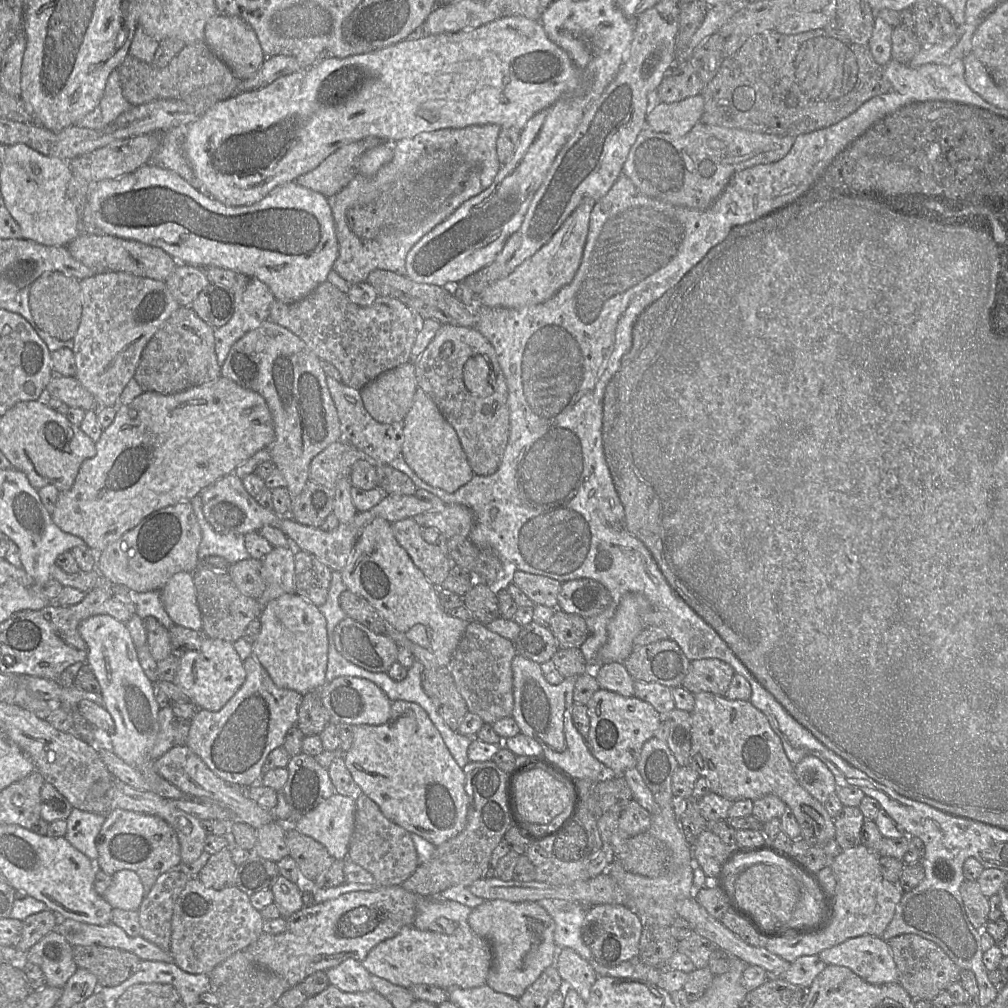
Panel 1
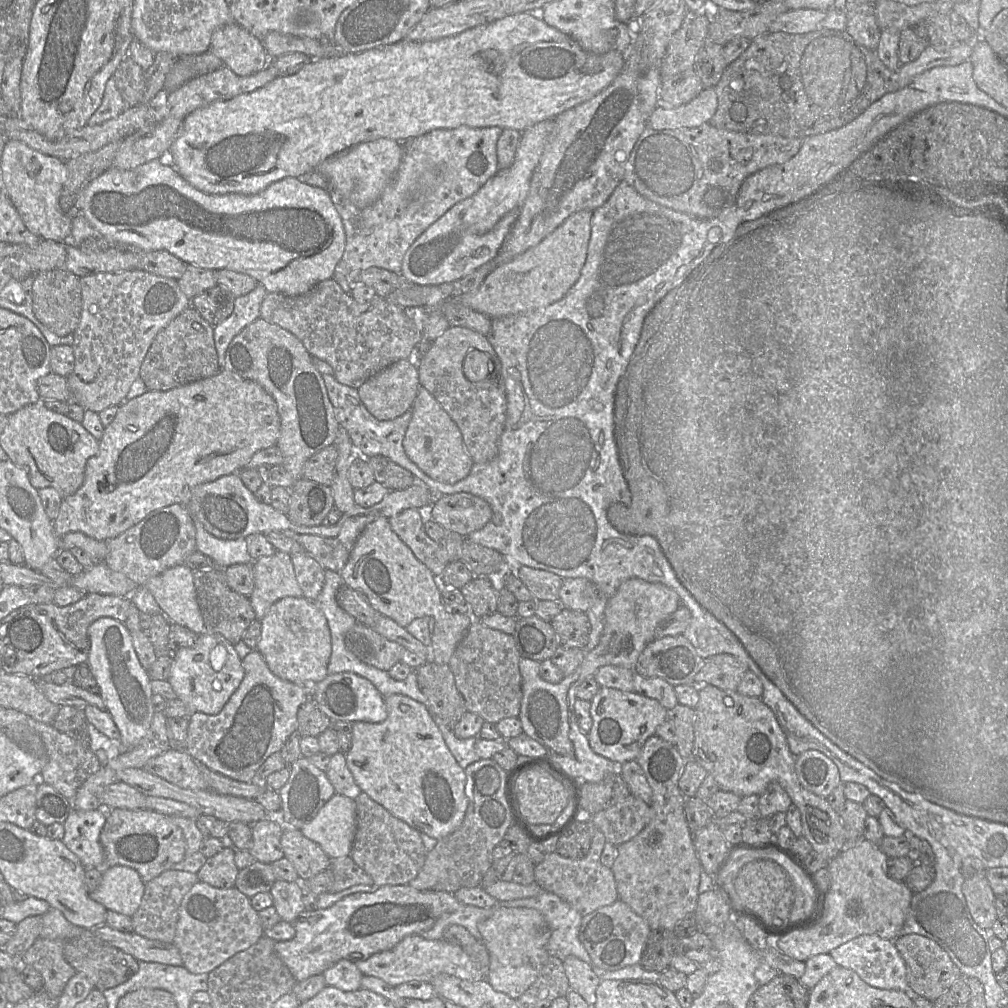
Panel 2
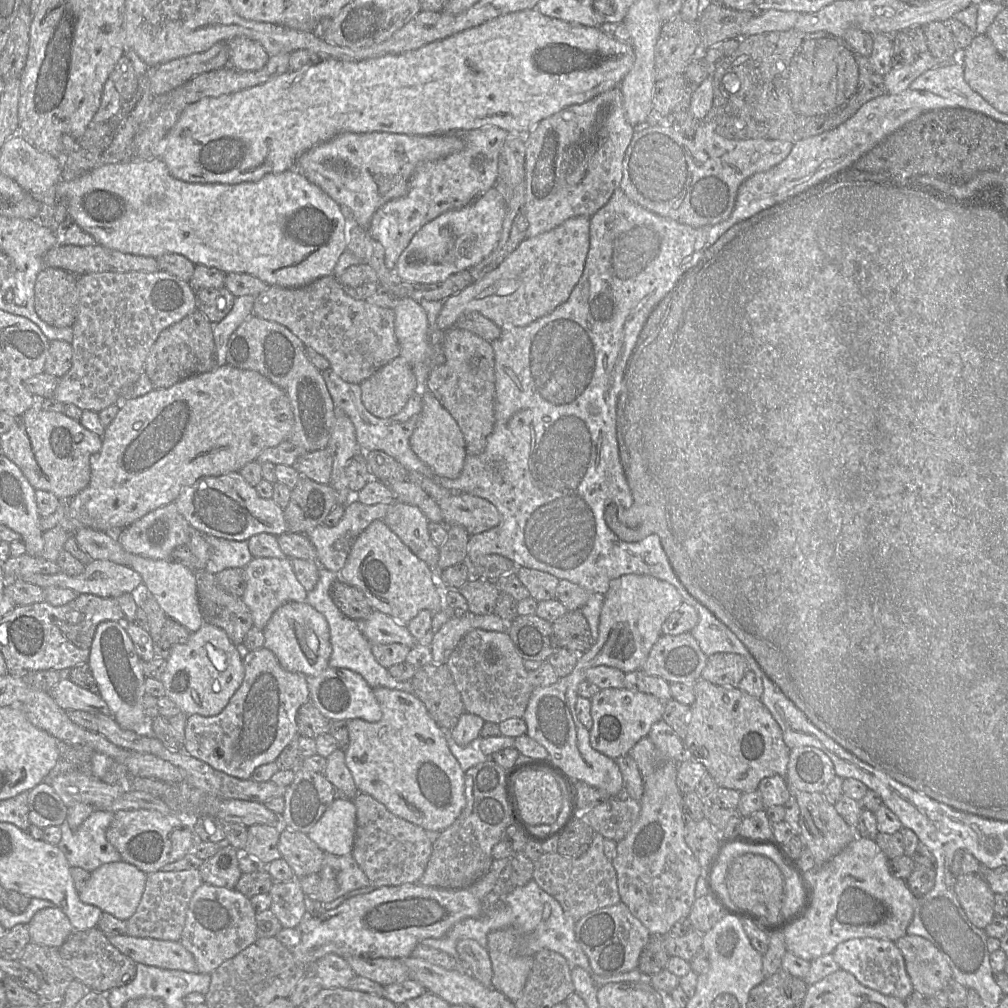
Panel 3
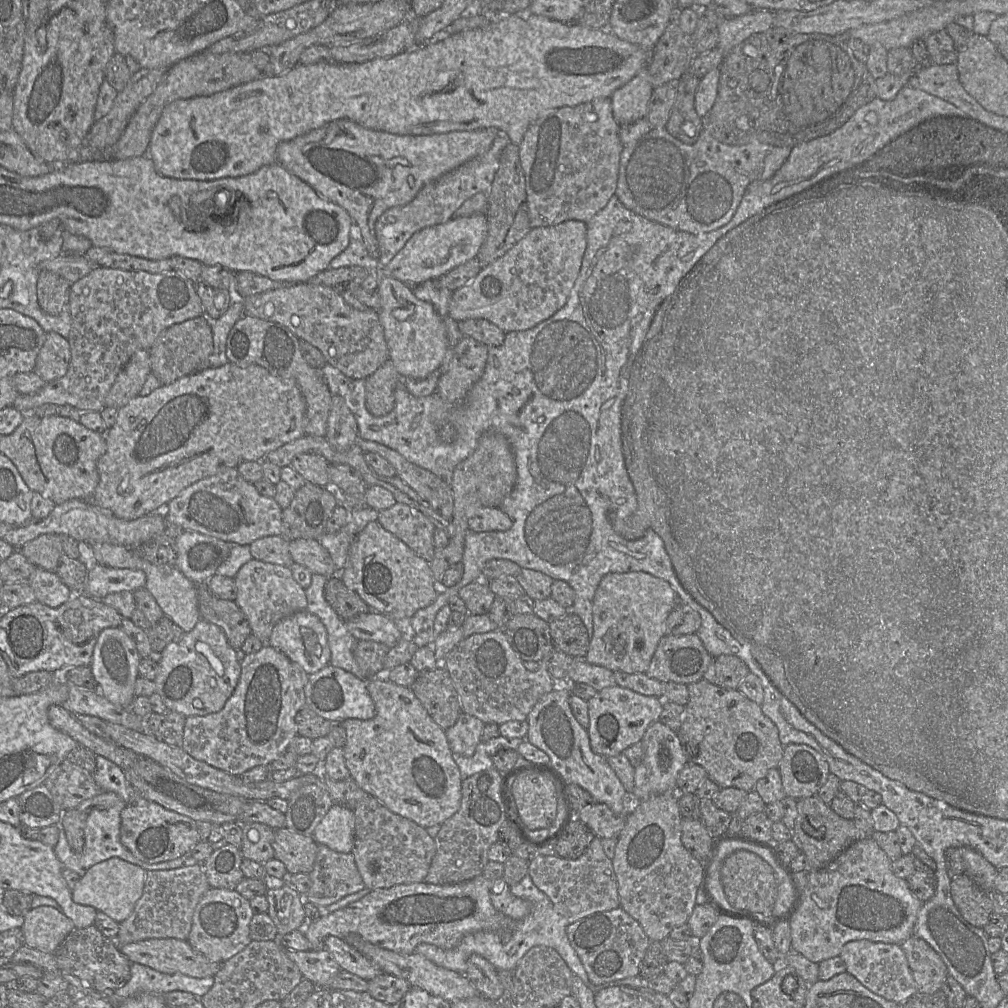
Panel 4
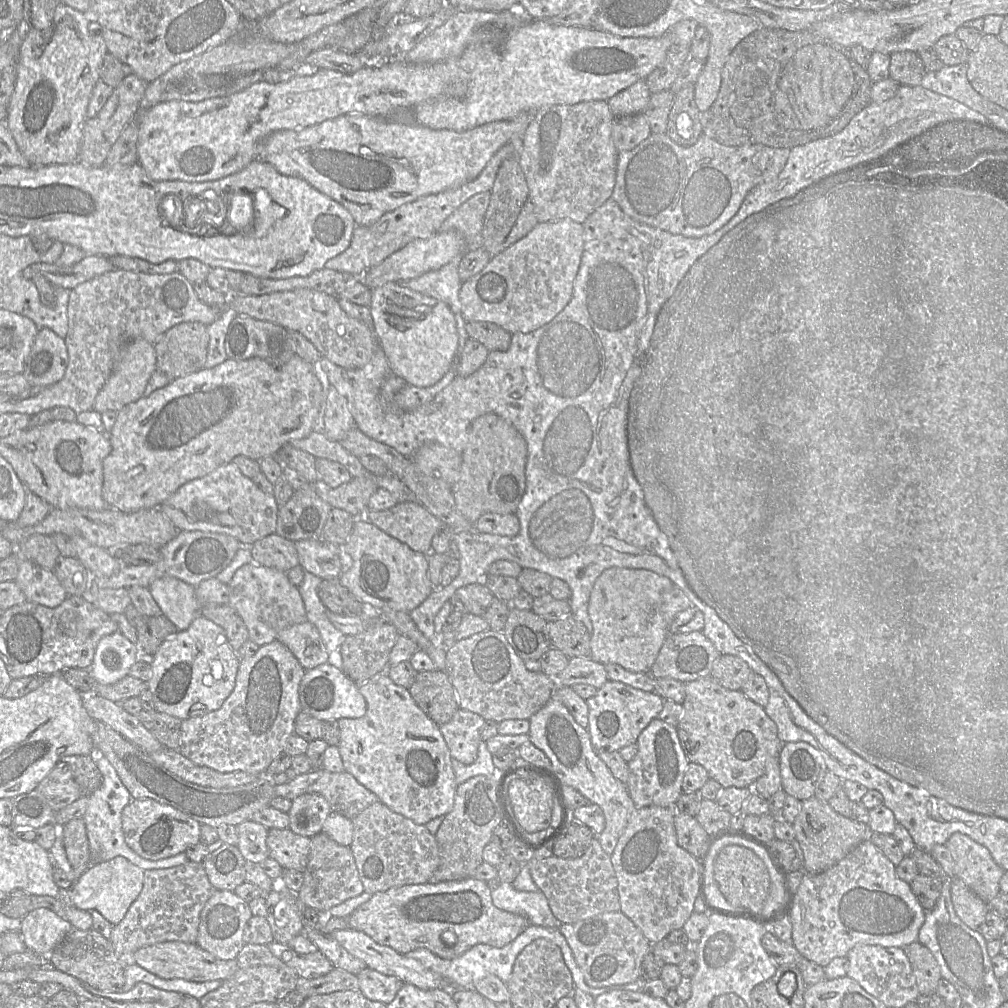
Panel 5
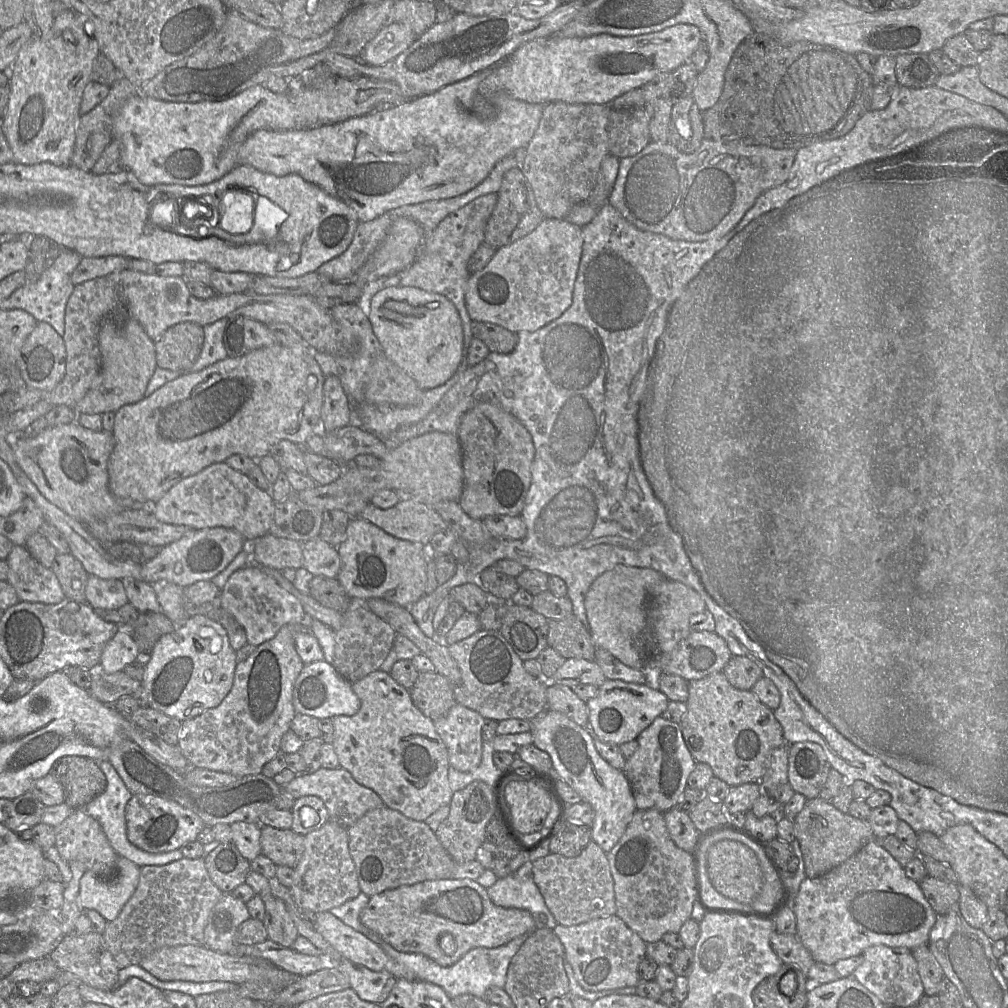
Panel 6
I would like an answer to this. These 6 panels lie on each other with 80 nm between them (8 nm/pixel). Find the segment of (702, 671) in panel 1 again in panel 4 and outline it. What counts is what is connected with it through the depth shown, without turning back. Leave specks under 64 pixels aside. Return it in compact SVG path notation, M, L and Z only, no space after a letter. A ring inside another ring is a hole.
M735 655L714 657L703 675L703 679L722 688L737 689L748 674L745 662Z

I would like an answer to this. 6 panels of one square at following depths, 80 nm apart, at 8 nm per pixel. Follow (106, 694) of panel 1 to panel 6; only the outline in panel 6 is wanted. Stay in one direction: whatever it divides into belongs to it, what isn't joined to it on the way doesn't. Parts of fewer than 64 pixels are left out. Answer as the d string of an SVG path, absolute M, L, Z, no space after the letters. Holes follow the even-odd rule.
M119 628L103 648L99 667L108 674L122 671L136 660L138 653L138 645L129 629Z

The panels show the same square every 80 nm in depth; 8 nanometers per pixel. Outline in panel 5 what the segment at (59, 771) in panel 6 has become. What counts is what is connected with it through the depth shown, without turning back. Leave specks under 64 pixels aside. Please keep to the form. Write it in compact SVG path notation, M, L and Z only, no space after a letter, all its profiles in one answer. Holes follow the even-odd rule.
M94 753L88 755L64 756L60 761L64 761L71 767L73 778L78 784L82 796L89 796L96 791L103 782Z

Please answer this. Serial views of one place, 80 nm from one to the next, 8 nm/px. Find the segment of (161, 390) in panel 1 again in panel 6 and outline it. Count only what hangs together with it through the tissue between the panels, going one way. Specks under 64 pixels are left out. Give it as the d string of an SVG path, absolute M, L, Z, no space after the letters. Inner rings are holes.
M194 322L178 323L154 342L158 367L174 372L189 372L202 350L203 327Z

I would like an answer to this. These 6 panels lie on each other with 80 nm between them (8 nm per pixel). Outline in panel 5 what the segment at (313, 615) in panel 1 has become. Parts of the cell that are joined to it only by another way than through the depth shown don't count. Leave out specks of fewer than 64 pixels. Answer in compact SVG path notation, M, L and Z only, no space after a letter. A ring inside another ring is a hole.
M307 619L282 629L277 639L293 653L305 670L328 662L319 630Z

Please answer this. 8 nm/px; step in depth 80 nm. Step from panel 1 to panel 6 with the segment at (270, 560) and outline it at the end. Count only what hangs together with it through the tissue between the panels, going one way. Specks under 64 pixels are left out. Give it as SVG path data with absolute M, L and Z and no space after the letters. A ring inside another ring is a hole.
M252 561L236 570L221 592L221 608L244 629L247 643L255 647L272 639L285 625L305 625L307 615L299 599Z

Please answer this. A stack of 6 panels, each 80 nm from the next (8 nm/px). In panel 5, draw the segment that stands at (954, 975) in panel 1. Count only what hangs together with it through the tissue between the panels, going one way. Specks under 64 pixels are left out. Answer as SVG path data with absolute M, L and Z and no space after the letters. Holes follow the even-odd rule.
M915 941L903 949L911 964L919 994L936 994L941 973L940 966L931 951L919 941Z

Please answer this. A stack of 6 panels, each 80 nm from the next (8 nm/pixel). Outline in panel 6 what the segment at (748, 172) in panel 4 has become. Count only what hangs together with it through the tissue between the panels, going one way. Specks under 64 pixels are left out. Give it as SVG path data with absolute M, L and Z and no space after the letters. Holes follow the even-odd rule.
M704 138L695 152L685 154L669 142L651 141L637 155L620 159L618 175L607 203L643 231L689 242L720 239L741 221L762 193L787 180L796 153L795 149L724 145Z

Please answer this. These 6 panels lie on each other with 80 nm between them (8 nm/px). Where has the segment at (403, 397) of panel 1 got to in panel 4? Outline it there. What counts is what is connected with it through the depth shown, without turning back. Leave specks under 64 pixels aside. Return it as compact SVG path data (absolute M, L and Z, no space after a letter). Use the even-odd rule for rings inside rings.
M389 359L366 378L366 408L376 417L389 414L395 407L395 390L404 378Z

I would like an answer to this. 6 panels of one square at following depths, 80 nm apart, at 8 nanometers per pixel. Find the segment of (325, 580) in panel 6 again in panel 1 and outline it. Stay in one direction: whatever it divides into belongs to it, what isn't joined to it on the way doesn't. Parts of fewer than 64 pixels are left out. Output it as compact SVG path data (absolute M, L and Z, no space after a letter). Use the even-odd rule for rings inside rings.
M346 589L340 594L339 605L348 618L377 634L387 634L387 623L363 597Z

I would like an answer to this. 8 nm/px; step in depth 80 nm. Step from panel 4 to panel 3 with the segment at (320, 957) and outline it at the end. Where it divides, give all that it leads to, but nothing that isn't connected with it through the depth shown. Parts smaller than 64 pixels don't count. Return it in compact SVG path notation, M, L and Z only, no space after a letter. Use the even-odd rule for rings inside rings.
M327 954L317 960L309 974L318 977L324 989L348 988L356 975L347 959L336 954Z

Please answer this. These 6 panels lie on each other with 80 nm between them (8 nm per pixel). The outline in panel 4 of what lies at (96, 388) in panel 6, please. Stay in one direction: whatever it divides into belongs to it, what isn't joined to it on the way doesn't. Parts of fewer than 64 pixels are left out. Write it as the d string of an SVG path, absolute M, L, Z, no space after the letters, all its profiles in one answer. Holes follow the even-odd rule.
M137 351L118 374L105 398L105 407L119 409L137 397L150 372L149 351Z

